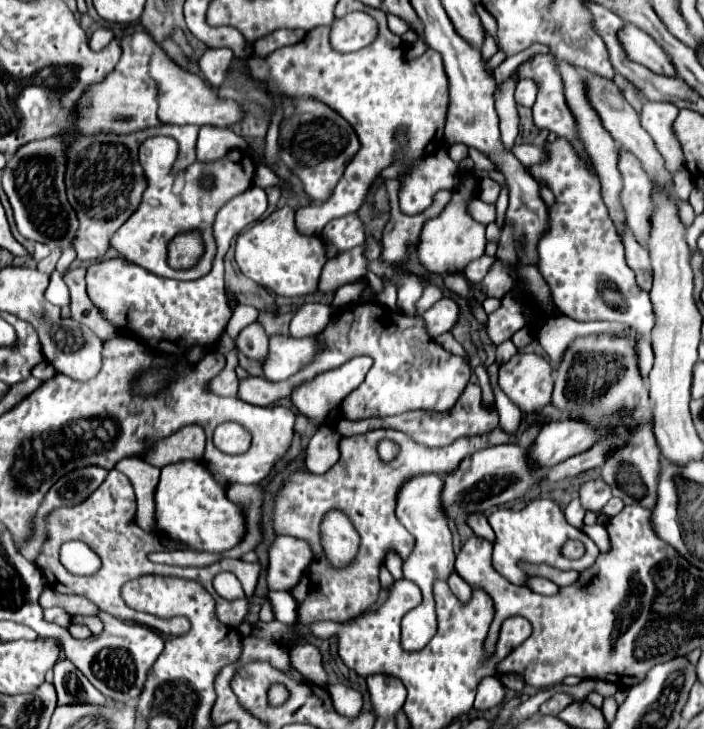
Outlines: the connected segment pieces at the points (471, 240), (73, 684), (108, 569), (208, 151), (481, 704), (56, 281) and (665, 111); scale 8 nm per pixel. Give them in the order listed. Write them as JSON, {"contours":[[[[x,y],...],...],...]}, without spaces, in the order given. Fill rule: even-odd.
{"contours":[[[[470,171],[462,173],[462,181],[454,189],[452,201],[446,205],[446,209],[436,219],[426,221],[416,255],[428,273],[462,273],[466,263],[484,255],[484,247],[486,247],[484,225],[474,221],[466,211],[468,201],[474,199],[476,191],[478,191],[478,179],[474,179]]],[[[62,659],[54,665],[54,687],[58,703],[106,703],[106,697],[68,661]]],[[[110,471],[108,477],[104,479],[104,483],[96,489],[85,501],[72,506],[64,507],[62,511],[52,511],[48,517],[48,539],[42,547],[42,553],[36,559],[36,567],[40,569],[40,573],[46,577],[48,585],[58,591],[70,595],[80,595],[88,598],[100,611],[110,613],[122,621],[132,621],[132,623],[140,623],[146,625],[150,629],[156,629],[160,633],[168,633],[168,621],[166,619],[158,619],[154,615],[144,615],[138,613],[134,609],[130,609],[122,597],[120,597],[120,589],[126,581],[136,579],[144,573],[156,573],[156,575],[172,575],[172,577],[184,577],[184,579],[194,579],[198,583],[204,585],[204,589],[208,589],[208,593],[214,597],[216,601],[216,609],[218,609],[218,619],[224,625],[238,625],[246,619],[248,613],[248,597],[254,595],[254,587],[258,581],[258,573],[260,573],[260,565],[258,563],[244,563],[238,559],[222,559],[210,567],[174,567],[174,565],[158,565],[148,561],[148,553],[154,551],[184,551],[186,547],[178,547],[178,543],[170,543],[170,539],[158,539],[158,535],[141,529],[135,523],[136,517],[136,498],[132,485],[128,481],[128,477],[120,471]],[[96,495],[102,495],[102,503],[98,503]],[[70,539],[78,539],[88,543],[90,549],[94,549],[94,553],[100,557],[102,565],[94,575],[79,576],[68,573],[59,561],[59,549],[64,542]],[[222,571],[230,571],[238,577],[238,581],[242,583],[244,595],[242,599],[234,599],[234,601],[226,601],[222,599],[214,587],[212,587],[212,579],[214,575],[222,573]]],[[[200,127],[198,137],[198,149],[196,149],[196,161],[212,163],[214,159],[222,159],[226,151],[240,149],[244,151],[248,143],[236,135],[232,129],[220,129],[220,127]]],[[[486,677],[486,679],[482,679],[482,683],[478,683],[474,707],[476,709],[490,709],[490,707],[496,707],[498,703],[502,703],[502,699],[504,699],[504,685],[500,683],[500,679]]],[[[54,271],[50,275],[50,285],[46,287],[46,299],[58,307],[62,307],[62,313],[66,315],[68,313],[68,303],[70,303],[70,297],[68,297],[68,287],[66,283],[62,281],[62,275],[58,271]]],[[[646,103],[640,113],[642,127],[654,139],[658,151],[666,159],[666,167],[672,173],[682,169],[682,151],[678,149],[678,141],[672,135],[672,123],[676,115],[678,109],[672,107],[670,103]]]]}

